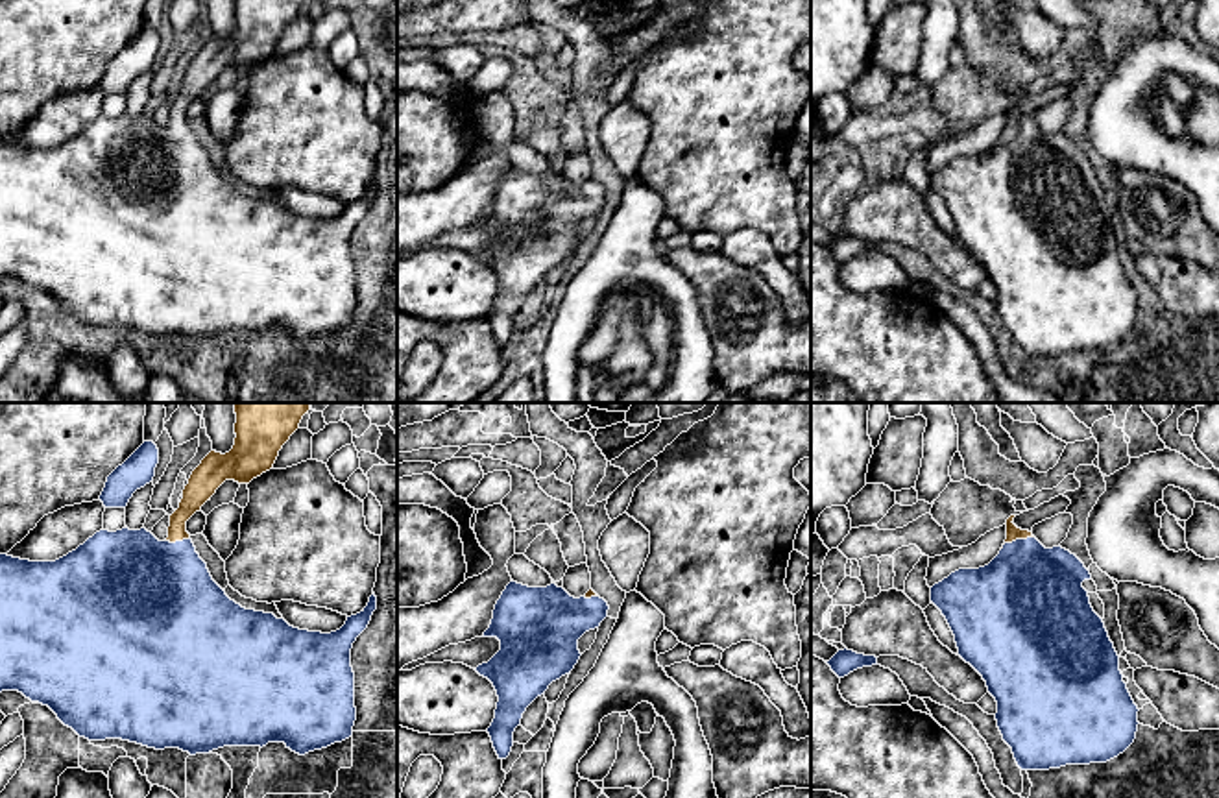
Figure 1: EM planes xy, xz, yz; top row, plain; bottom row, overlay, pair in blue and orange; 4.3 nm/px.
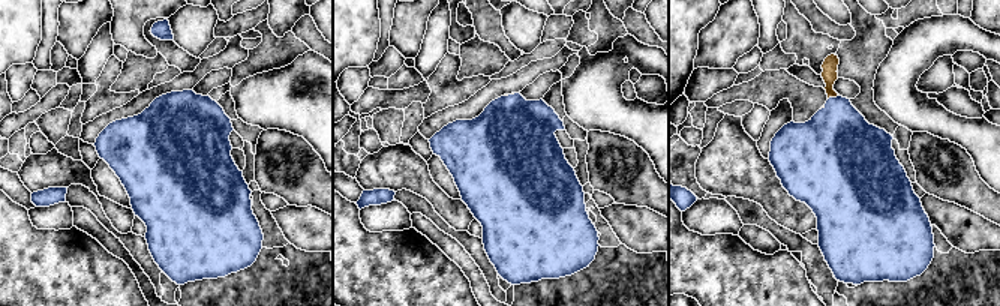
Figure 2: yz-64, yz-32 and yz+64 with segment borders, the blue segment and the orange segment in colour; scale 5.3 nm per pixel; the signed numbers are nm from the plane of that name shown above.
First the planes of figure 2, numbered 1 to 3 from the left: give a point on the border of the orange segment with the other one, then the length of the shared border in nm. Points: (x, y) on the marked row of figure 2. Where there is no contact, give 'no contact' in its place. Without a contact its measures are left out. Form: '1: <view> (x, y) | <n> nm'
1: no contact
2: yz-32 (505, 96) | 30 nm
3: yz+64 (832, 98) | 70 nm

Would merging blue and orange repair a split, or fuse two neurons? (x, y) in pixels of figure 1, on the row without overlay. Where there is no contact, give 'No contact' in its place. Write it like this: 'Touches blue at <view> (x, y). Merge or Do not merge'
Touches blue at yz (1016, 126). Merge

